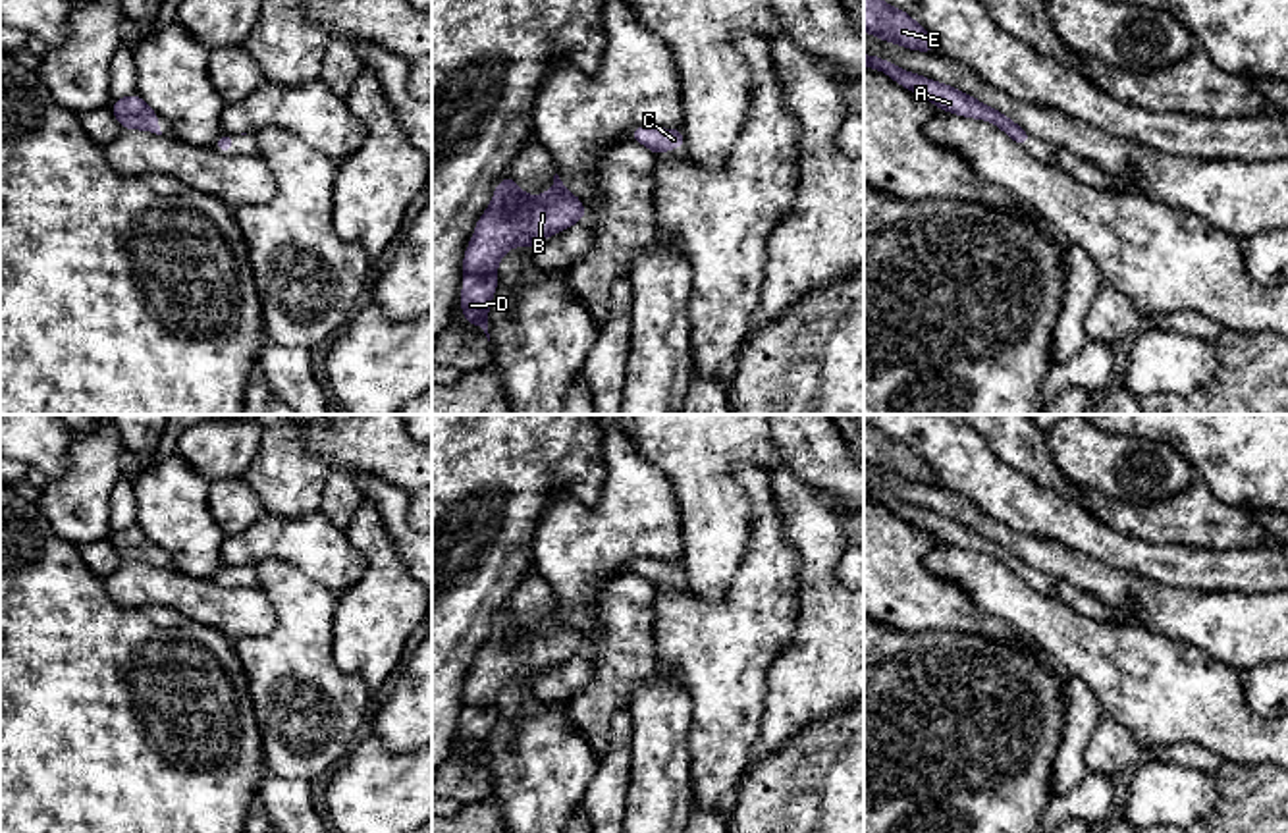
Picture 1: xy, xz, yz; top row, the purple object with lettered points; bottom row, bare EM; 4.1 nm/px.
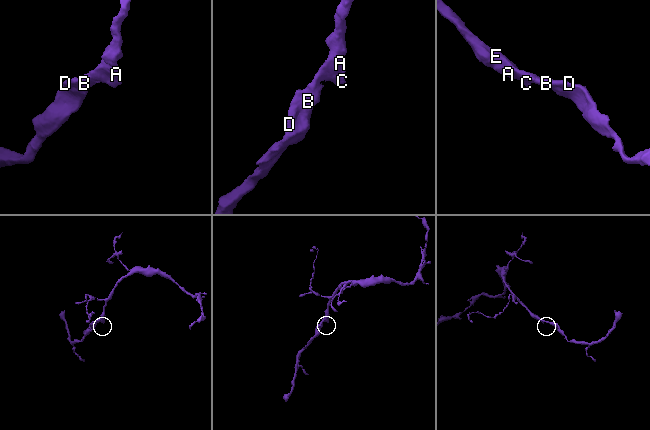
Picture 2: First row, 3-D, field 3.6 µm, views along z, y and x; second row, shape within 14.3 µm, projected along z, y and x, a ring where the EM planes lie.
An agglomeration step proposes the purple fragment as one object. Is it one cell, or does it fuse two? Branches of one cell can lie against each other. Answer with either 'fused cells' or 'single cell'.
single cell

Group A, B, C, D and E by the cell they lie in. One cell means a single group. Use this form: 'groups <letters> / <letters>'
groups A B C D E

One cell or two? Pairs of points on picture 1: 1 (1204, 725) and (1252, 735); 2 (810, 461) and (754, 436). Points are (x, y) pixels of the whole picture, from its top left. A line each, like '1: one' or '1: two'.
1: one
2: two

